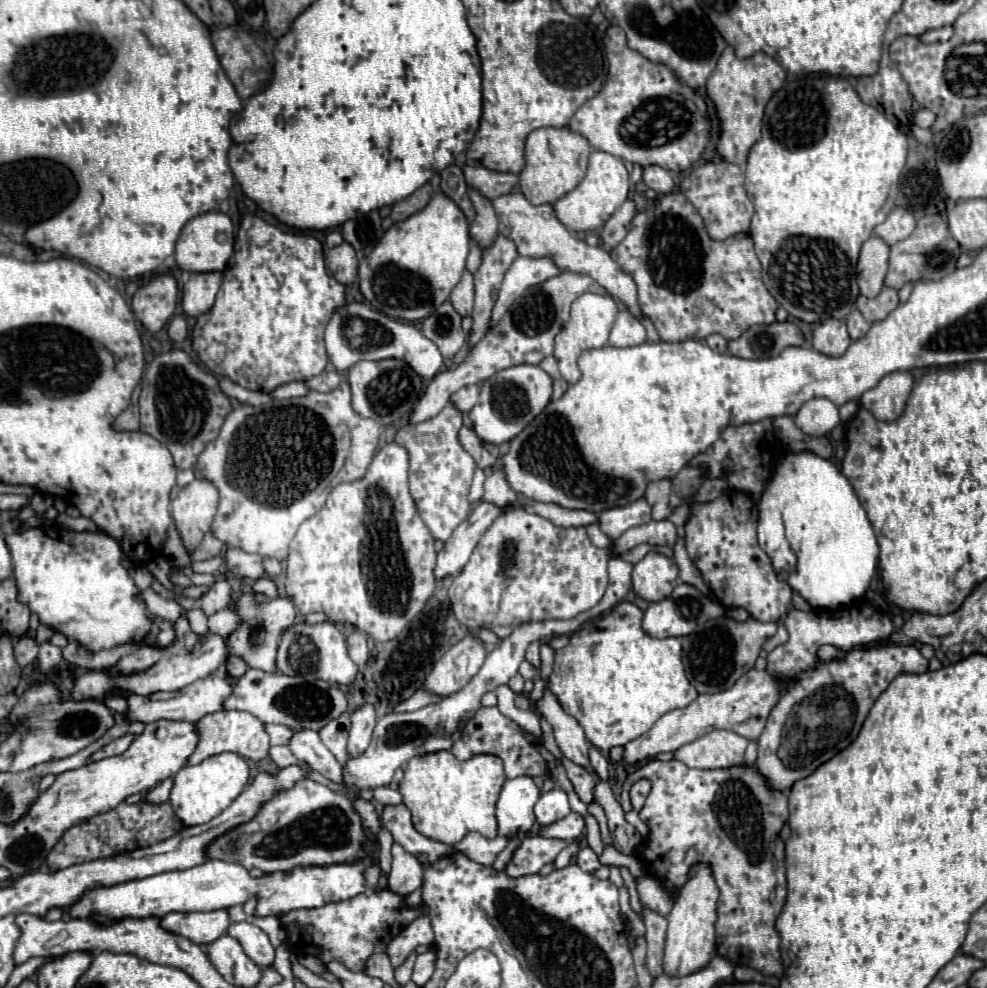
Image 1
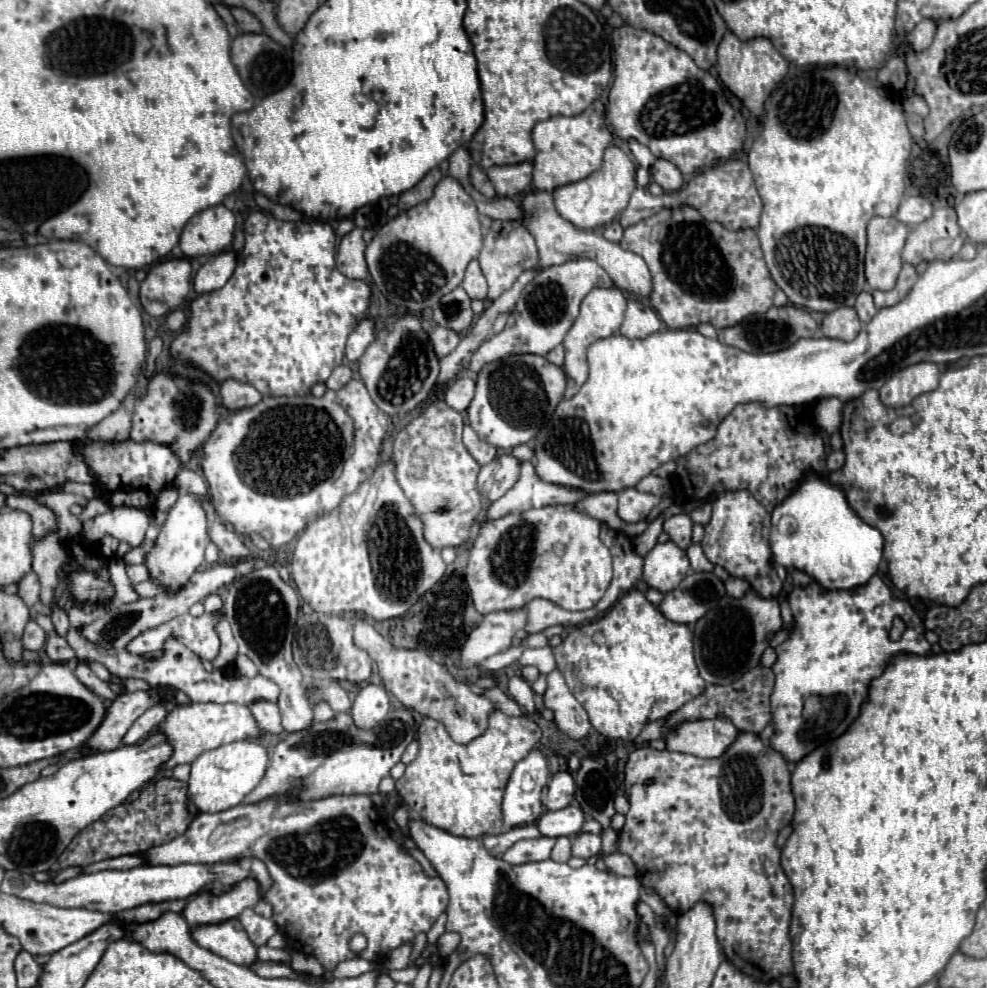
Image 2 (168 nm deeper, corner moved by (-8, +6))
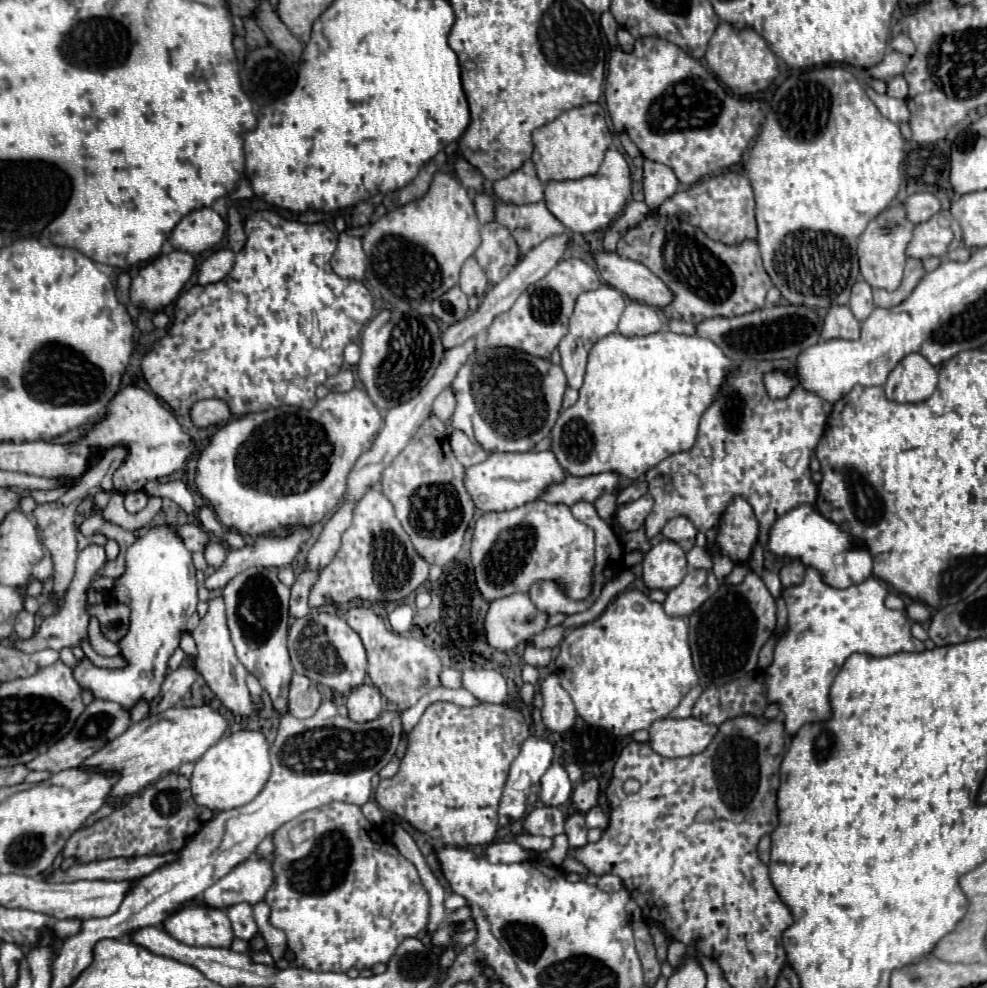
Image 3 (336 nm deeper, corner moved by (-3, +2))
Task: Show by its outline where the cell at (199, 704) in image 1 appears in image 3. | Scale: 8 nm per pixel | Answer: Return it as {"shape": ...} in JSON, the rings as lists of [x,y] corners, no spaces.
{"shape":[[[96,698],[92,704],[86,706],[86,710],[80,714],[80,720],[76,720],[76,726],[72,728],[72,732],[68,732],[68,736],[64,736],[64,740],[58,740],[52,748],[48,748],[48,752],[36,756],[36,760],[28,762],[26,766],[30,770],[48,770],[48,772],[78,768],[86,758],[90,758],[92,754],[102,750],[110,740],[128,730],[128,726],[130,726],[130,712],[126,708],[122,708],[116,702]]]}

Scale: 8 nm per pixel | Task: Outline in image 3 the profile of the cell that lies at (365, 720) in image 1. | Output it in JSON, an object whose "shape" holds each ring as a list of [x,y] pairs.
{"shape":[[[364,684],[360,688],[354,688],[348,696],[346,706],[348,706],[348,718],[358,724],[376,720],[382,712],[380,692],[372,684]]]}

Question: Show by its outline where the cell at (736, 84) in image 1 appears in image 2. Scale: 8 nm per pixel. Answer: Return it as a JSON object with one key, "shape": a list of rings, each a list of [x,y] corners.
{"shape":[[[725,32],[719,48],[717,48],[717,72],[721,82],[753,112],[763,114],[763,104],[775,86],[787,74],[787,60],[775,50],[775,46],[767,38],[753,38],[741,42],[733,32]]]}

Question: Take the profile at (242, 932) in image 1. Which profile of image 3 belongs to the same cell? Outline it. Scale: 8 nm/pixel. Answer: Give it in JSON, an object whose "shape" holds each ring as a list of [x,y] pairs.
{"shape":[[[236,904],[226,908],[226,914],[232,922],[234,928],[234,936],[240,940],[252,940],[258,934],[258,926],[252,918],[252,906],[250,904]]]}

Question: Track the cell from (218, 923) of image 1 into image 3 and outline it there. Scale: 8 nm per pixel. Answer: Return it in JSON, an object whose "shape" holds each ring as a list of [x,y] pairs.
{"shape":[[[250,858],[238,864],[228,876],[220,878],[202,894],[210,908],[228,908],[240,902],[258,904],[272,884],[272,862]]]}

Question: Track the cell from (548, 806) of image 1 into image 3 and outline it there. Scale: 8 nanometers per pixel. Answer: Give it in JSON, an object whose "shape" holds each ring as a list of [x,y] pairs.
{"shape":[[[552,764],[540,780],[540,800],[546,806],[560,806],[570,800],[572,782],[560,764]]]}

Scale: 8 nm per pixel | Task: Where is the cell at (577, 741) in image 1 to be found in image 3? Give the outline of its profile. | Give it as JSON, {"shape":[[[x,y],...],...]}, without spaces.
{"shape":[[[548,674],[542,684],[540,692],[544,696],[544,708],[542,708],[542,722],[552,732],[568,732],[576,720],[576,708],[572,704],[572,698],[564,688],[560,686],[560,680],[556,674]]]}

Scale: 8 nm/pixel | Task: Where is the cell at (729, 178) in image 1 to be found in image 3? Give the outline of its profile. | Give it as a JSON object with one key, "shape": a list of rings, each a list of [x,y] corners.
{"shape":[[[724,172],[708,180],[702,180],[682,192],[676,192],[657,209],[656,213],[668,218],[676,216],[700,228],[712,240],[718,240],[724,244],[740,244],[746,238],[752,238],[752,240],[756,238],[754,208],[756,208],[756,202],[754,202],[750,180],[740,172]]]}

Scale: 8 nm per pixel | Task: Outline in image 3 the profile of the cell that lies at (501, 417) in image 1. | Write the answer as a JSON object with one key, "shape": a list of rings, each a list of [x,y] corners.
{"shape":[[[486,348],[476,350],[472,354],[472,360],[460,368],[452,390],[456,392],[456,412],[452,416],[452,424],[458,430],[464,430],[464,420],[472,422],[472,434],[476,442],[488,450],[500,450],[500,452],[528,452],[538,444],[542,438],[546,438],[558,418],[558,410],[562,406],[562,396],[566,390],[566,376],[560,366],[550,364],[544,358],[530,356],[520,350],[512,348]]]}

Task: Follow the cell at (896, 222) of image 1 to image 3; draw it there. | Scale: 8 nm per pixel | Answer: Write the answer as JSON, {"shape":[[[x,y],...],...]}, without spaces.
{"shape":[[[924,192],[924,194],[908,196],[904,202],[904,208],[906,208],[906,218],[912,224],[922,224],[940,210],[940,202],[932,194]]]}

